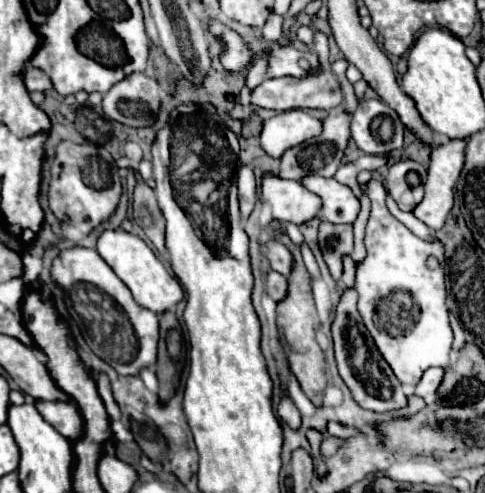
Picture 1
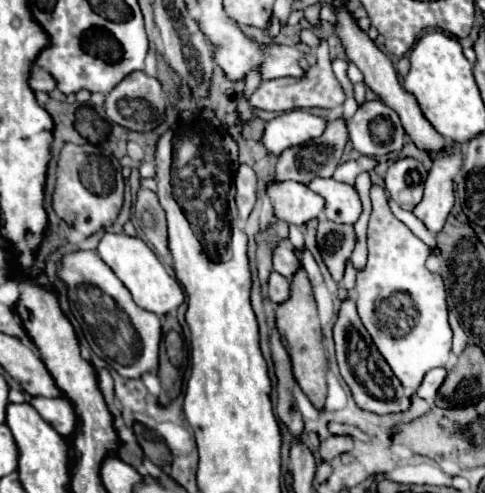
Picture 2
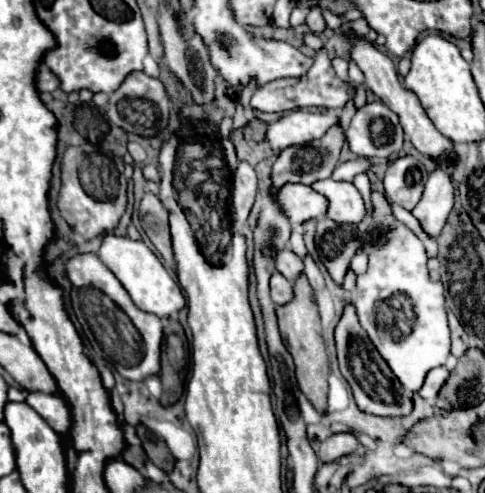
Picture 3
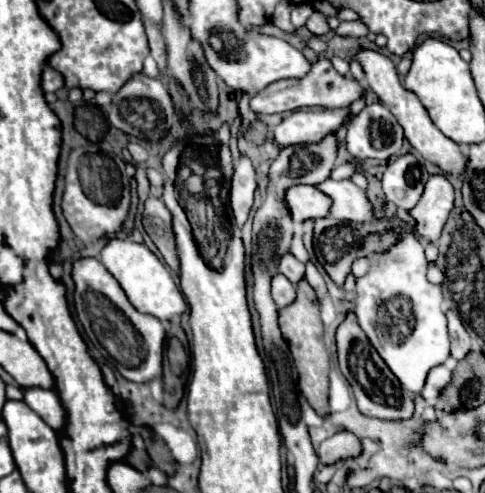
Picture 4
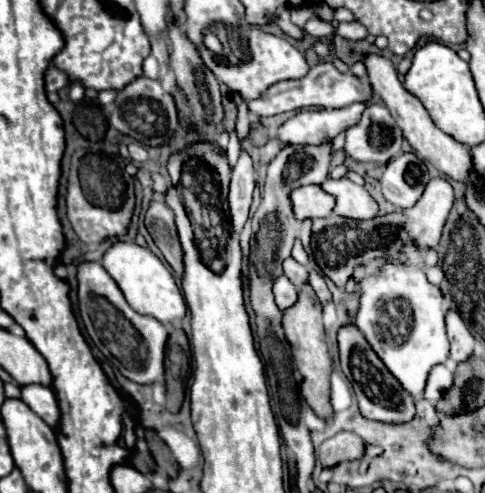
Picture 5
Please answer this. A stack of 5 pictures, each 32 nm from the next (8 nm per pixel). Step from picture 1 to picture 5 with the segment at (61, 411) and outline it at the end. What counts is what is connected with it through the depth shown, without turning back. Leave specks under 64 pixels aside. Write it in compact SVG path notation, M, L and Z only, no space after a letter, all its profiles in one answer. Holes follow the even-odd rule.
M30 384L22 388L22 400L52 428L60 426L60 406L56 402L56 394L52 388L44 388L40 384Z

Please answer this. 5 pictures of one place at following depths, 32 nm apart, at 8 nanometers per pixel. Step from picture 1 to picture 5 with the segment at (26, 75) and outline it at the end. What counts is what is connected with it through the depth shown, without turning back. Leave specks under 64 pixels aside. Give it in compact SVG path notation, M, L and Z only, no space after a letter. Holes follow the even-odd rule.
M48 66L46 76L44 76L44 84L46 84L46 92L58 92L60 88L64 88L68 84L68 78L58 68Z

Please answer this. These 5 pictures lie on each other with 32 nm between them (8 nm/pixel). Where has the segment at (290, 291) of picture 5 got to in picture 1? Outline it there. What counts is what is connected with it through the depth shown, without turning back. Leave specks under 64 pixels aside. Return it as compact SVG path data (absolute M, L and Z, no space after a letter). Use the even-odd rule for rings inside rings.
M270 270L266 274L266 292L276 300L280 302L284 296L286 296L286 288L288 288L288 282L286 282L286 276Z

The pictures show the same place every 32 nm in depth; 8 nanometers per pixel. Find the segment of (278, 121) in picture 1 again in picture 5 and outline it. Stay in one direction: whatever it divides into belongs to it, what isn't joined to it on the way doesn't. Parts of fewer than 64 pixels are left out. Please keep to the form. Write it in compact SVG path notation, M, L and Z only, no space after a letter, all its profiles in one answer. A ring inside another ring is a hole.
M356 102L338 110L302 110L286 120L276 134L284 144L322 144L356 124L364 108L364 102Z

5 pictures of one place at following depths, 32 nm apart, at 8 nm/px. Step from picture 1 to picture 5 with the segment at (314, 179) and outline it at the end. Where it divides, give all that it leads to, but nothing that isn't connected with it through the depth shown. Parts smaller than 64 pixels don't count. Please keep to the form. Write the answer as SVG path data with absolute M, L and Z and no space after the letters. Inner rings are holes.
M326 178L320 188L336 198L334 204L334 214L350 220L370 220L378 214L378 204L370 198L364 186L354 184L348 178L342 180L332 180Z

